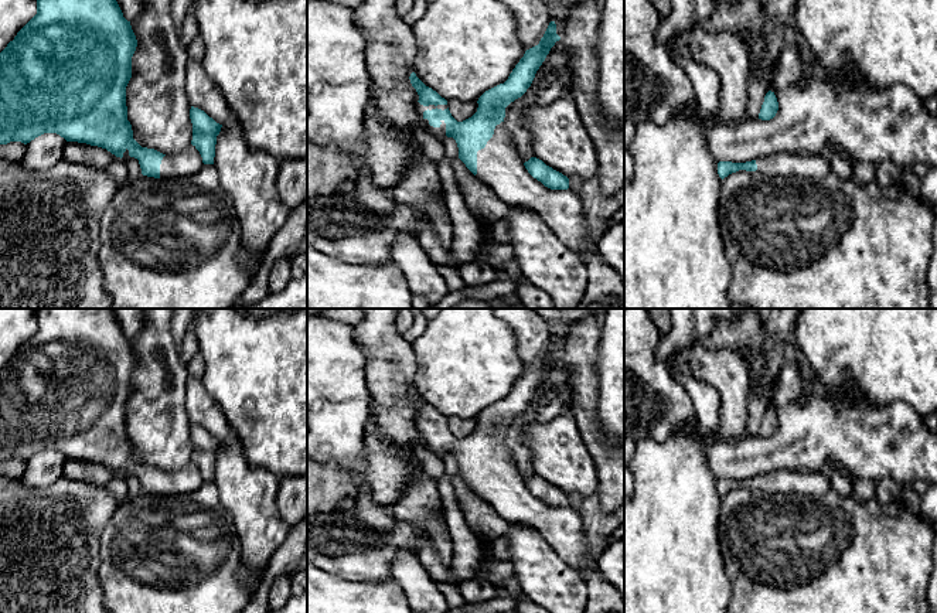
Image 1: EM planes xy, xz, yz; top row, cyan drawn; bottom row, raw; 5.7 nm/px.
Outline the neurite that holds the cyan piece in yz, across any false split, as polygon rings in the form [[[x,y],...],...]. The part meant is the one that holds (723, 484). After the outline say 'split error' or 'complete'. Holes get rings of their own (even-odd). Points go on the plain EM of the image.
[[[784,469],[746,480],[718,480],[718,491],[722,497],[739,487],[757,488],[766,493],[783,493],[787,495],[807,494],[814,497],[827,494],[831,490],[828,471],[804,474],[797,470]]]; split error

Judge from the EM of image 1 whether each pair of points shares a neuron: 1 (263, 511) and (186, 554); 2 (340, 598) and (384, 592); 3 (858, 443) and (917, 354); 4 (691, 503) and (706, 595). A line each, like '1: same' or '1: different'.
1: different
2: same
3: different
4: same

